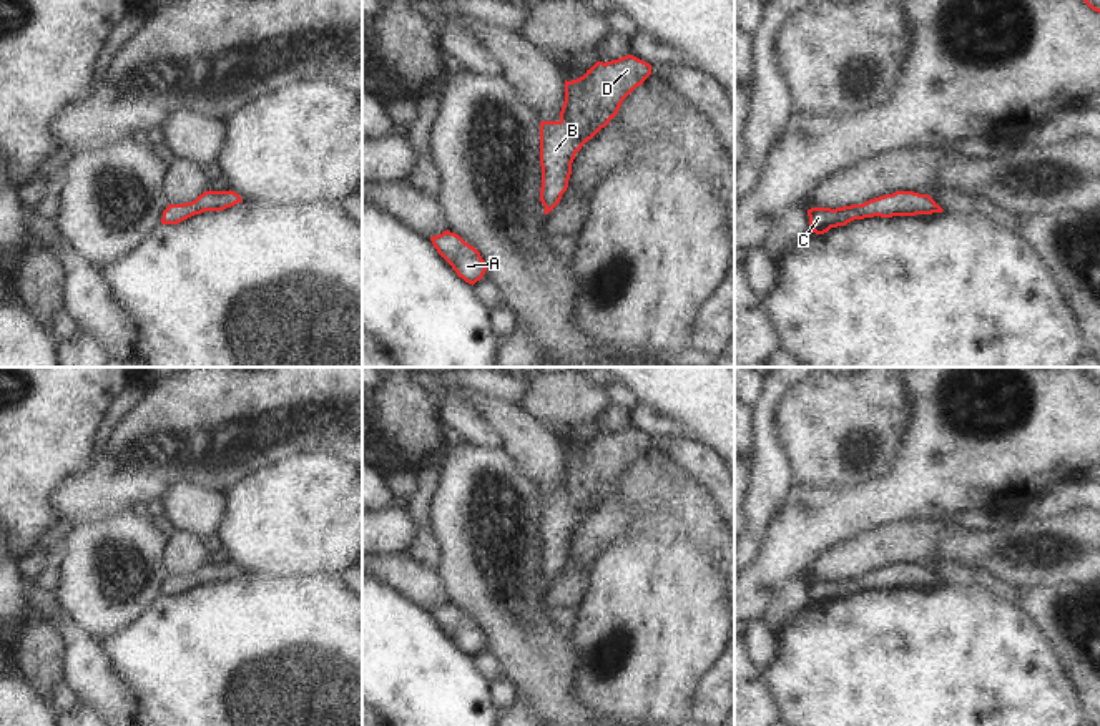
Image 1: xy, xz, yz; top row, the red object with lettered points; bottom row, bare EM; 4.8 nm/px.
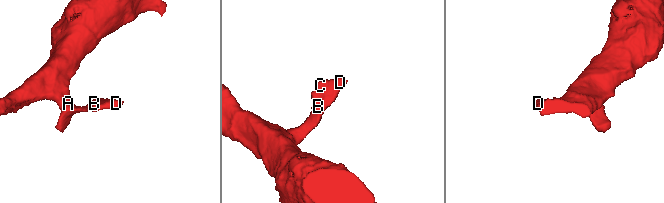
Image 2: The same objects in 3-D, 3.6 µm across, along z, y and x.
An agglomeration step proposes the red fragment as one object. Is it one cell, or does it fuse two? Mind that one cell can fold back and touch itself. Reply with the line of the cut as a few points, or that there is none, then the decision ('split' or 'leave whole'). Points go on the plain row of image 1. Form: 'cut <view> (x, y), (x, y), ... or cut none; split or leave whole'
cut none; leave whole

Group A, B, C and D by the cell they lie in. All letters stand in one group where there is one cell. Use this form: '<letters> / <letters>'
A B C D

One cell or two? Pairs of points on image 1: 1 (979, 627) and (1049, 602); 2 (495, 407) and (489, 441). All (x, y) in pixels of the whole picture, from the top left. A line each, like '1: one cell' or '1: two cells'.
1: two cells
2: two cells

